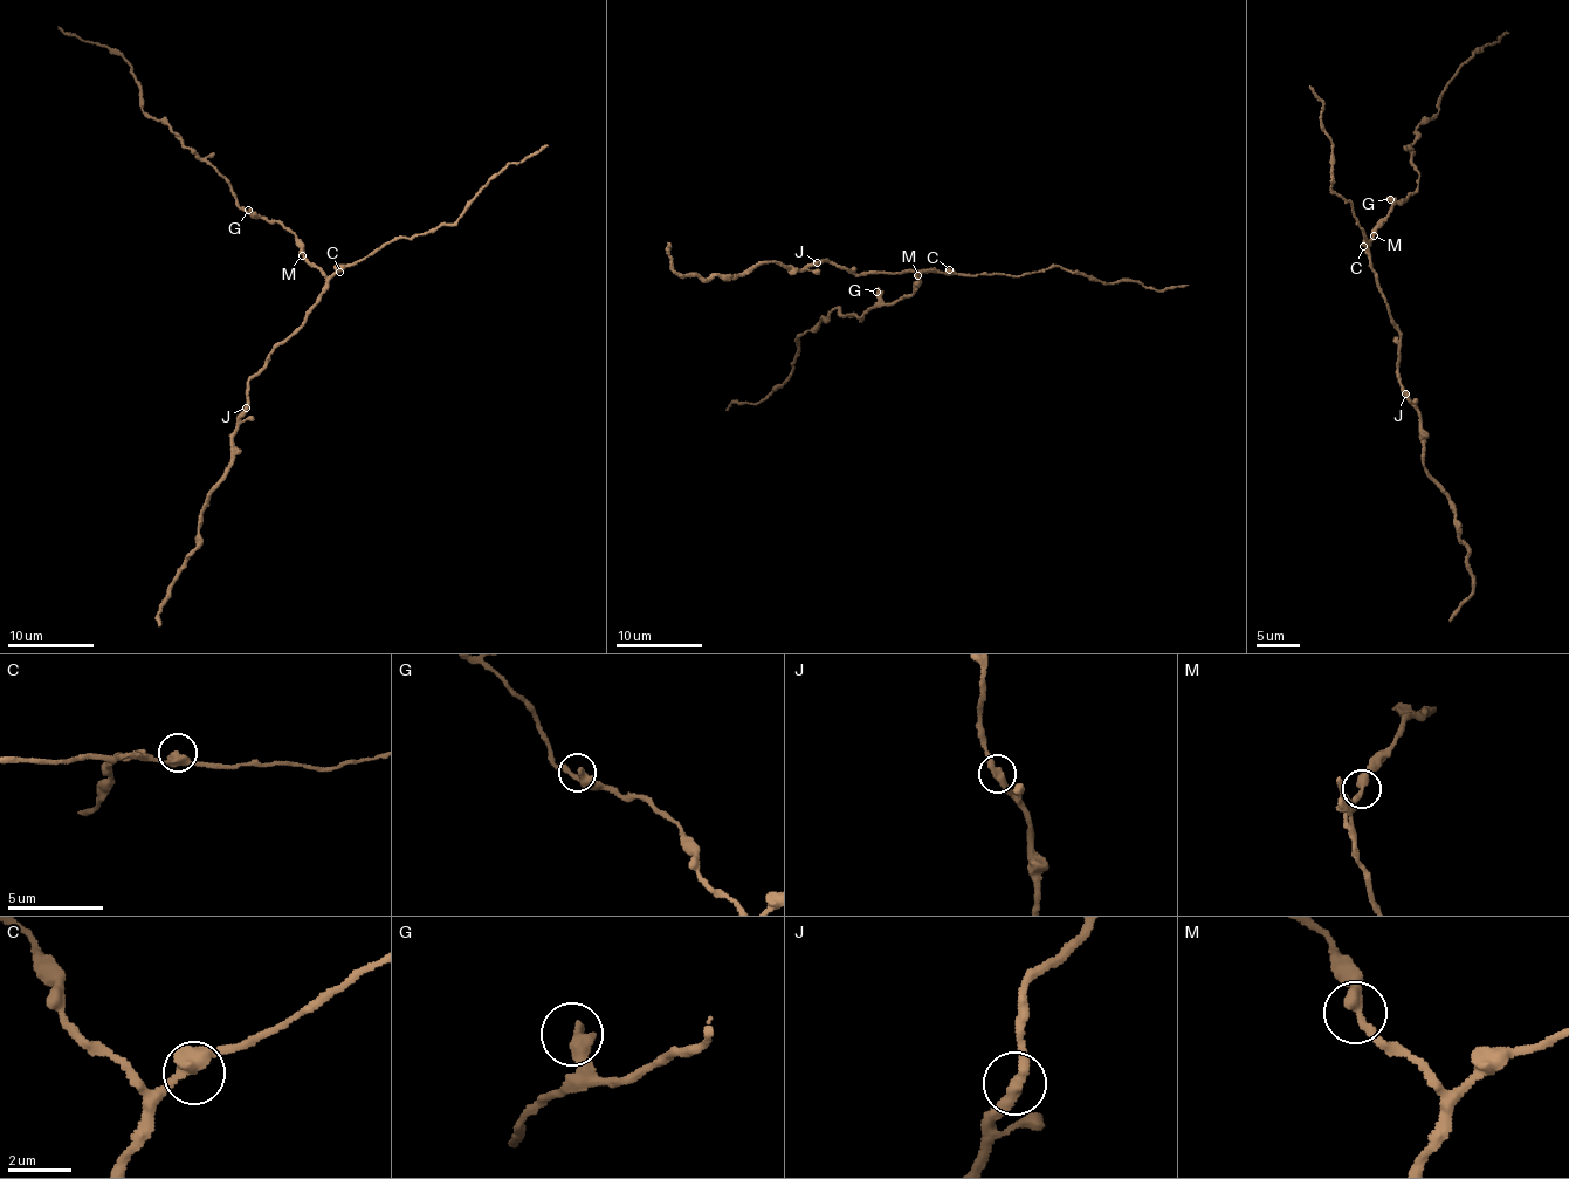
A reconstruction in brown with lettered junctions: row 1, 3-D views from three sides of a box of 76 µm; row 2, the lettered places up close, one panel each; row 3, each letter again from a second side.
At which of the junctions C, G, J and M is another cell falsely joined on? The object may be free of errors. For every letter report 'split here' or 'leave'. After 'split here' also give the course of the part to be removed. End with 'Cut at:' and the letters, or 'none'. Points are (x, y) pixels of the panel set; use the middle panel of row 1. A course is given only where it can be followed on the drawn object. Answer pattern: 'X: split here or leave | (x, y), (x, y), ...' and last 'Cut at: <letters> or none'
C: leave
G: leave
J: leave
M: leave
Cut at: none

